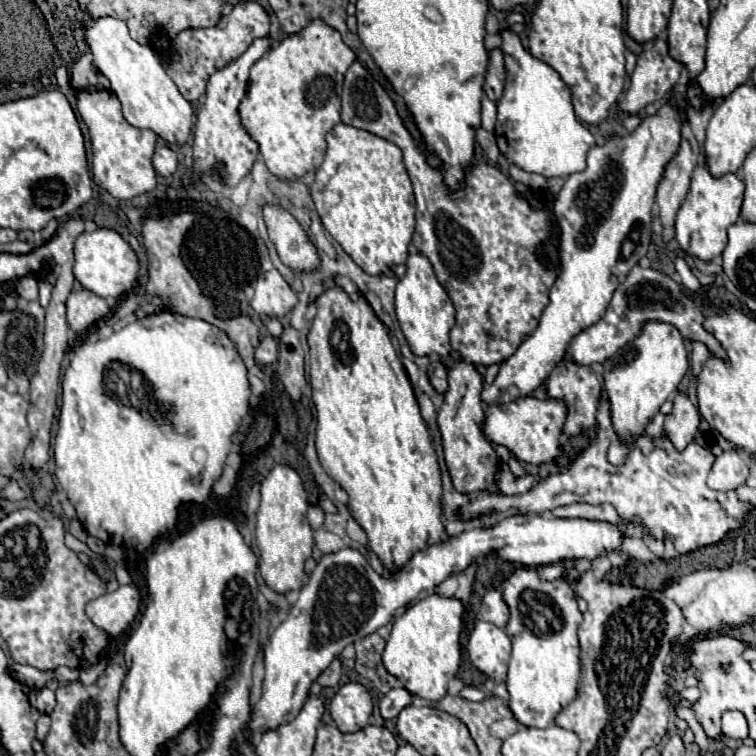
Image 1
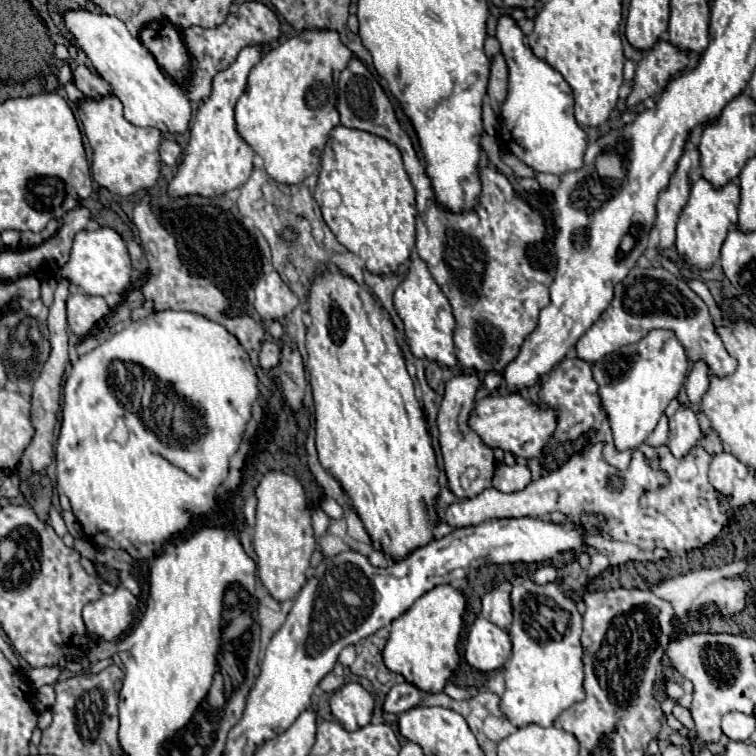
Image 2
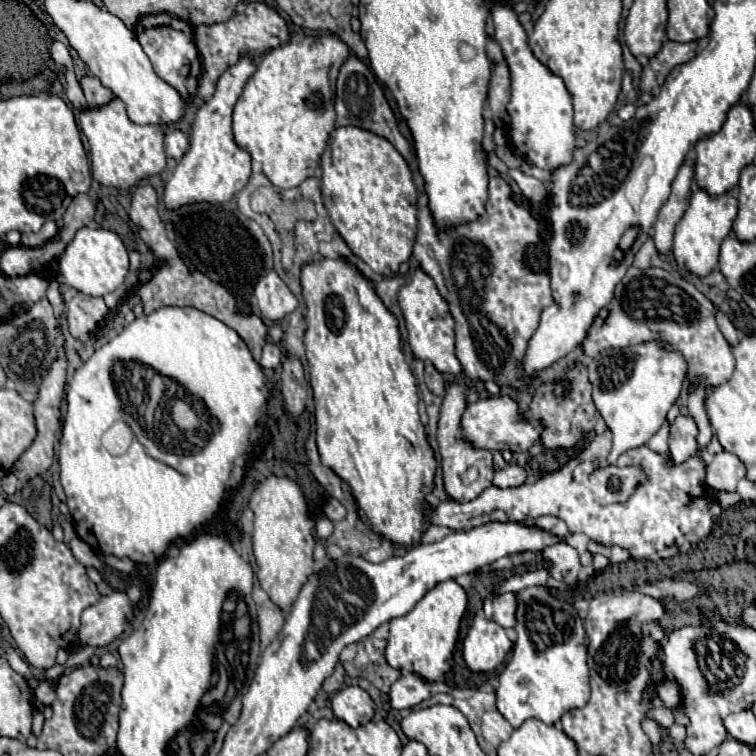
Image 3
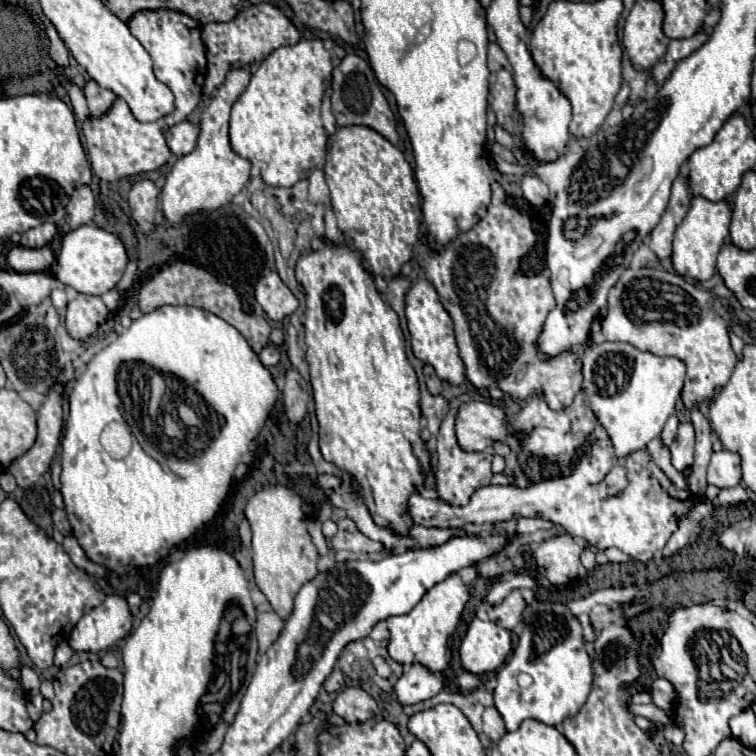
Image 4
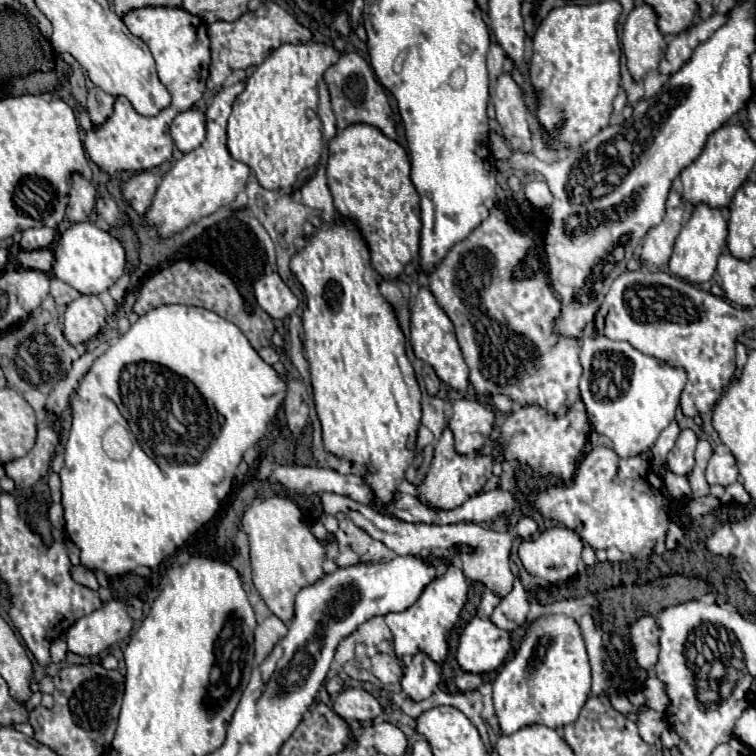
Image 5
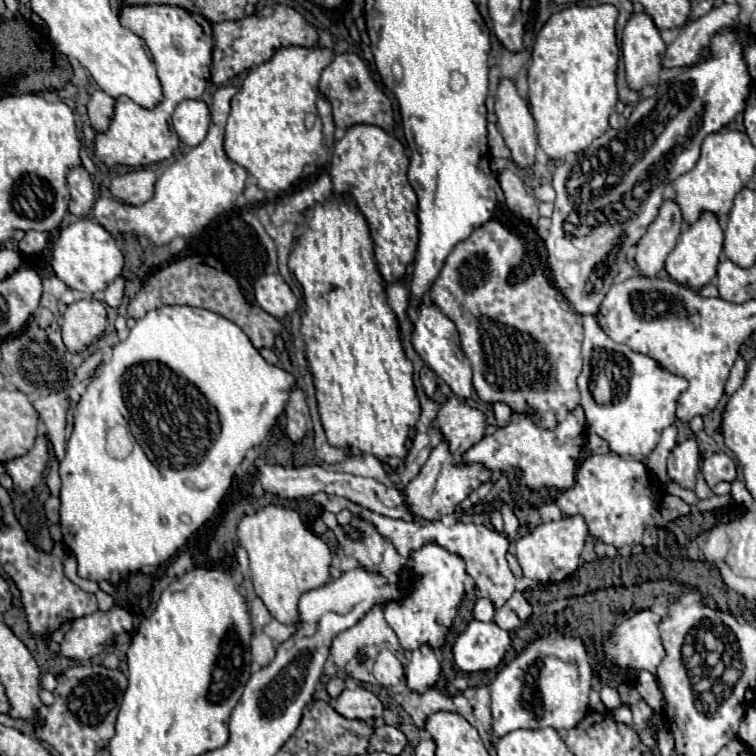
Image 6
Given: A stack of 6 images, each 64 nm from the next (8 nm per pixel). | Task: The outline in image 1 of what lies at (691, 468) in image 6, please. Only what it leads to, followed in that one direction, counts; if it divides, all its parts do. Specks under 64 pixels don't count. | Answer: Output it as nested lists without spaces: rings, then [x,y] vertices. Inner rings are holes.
[[[676,392],[674,396],[674,410],[672,414],[666,416],[666,434],[674,448],[680,452],[684,450],[690,442],[694,442],[700,426],[700,416],[694,404],[688,400],[688,396]]]

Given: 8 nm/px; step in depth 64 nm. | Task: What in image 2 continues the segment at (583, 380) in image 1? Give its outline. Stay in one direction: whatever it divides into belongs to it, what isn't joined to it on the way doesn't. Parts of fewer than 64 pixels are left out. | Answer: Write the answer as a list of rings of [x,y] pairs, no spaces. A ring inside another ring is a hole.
[[[564,358],[550,374],[548,378],[542,380],[540,392],[540,406],[542,408],[554,408],[558,410],[558,426],[554,430],[554,438],[560,442],[570,442],[576,440],[580,434],[588,432],[594,426],[596,414],[600,412],[600,400],[596,394],[596,382],[592,380],[592,370],[590,364],[580,360],[580,358]]]

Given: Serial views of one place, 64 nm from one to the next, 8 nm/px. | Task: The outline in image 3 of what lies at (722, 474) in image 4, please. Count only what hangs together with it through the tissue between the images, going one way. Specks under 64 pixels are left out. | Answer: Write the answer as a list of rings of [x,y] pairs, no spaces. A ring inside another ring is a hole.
[[[732,452],[714,454],[710,464],[706,466],[706,484],[716,490],[734,492],[738,482],[746,476],[742,460]]]

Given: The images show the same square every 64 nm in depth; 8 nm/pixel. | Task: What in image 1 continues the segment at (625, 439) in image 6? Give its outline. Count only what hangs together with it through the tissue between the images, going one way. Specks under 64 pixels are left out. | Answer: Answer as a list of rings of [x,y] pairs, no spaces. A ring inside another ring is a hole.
[[[648,322],[642,334],[620,348],[612,358],[602,362],[604,392],[610,402],[610,416],[614,430],[622,444],[634,446],[638,436],[660,412],[660,406],[678,390],[680,380],[688,372],[688,352],[684,338],[670,324]]]

